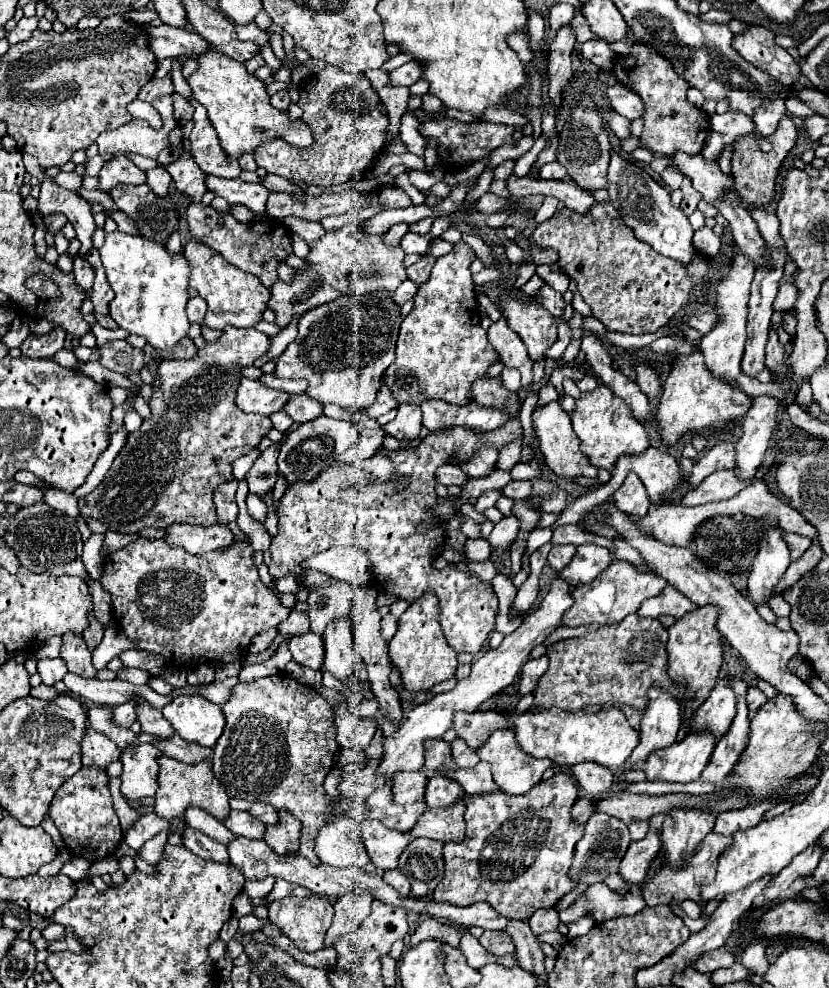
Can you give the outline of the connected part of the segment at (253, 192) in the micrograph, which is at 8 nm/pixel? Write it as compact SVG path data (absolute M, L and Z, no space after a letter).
M206 175L206 185L210 191L224 197L228 203L242 203L250 207L256 213L256 219L264 213L266 199L270 195L270 191L264 185L244 183L240 179L222 179L214 175Z

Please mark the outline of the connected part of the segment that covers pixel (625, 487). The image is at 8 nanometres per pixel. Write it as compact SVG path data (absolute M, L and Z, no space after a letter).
M628 473L628 477L620 485L620 489L612 495L612 501L616 503L618 509L622 509L624 513L634 515L634 517L646 517L648 507L650 507L648 493L646 493L642 481L636 477L636 473Z

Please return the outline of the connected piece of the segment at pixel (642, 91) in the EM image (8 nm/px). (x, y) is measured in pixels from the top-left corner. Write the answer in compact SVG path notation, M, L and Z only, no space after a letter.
M636 43L628 55L616 57L616 65L612 71L626 87L636 91L646 103L644 131L640 135L640 141L646 149L664 155L672 155L676 151L684 151L690 155L700 153L710 133L708 113L694 107L686 99L686 89L690 85L678 73L674 73L674 69L670 69L670 61L658 57L658 53L650 53L646 45Z

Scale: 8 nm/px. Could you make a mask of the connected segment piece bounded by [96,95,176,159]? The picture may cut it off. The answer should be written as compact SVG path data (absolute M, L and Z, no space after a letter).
M170 95L160 97L152 103L152 107L160 113L162 117L162 129L152 129L148 125L148 121L144 119L132 119L130 123L106 131L98 137L98 149L100 155L104 155L104 159L112 153L118 151L132 151L132 153L140 153L144 157L152 157L156 159L158 153L162 149L170 149L170 133L176 129L176 119L174 119L174 111L172 111L172 99Z

